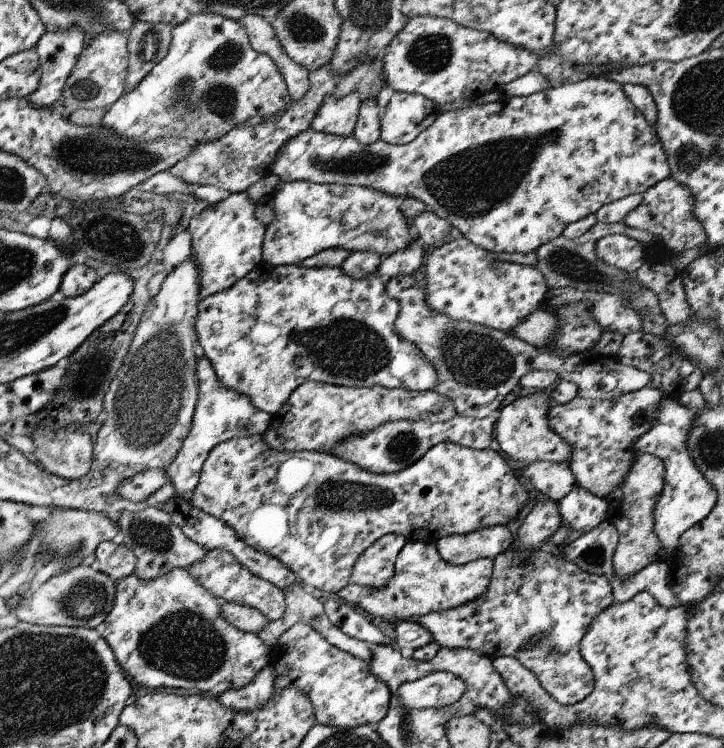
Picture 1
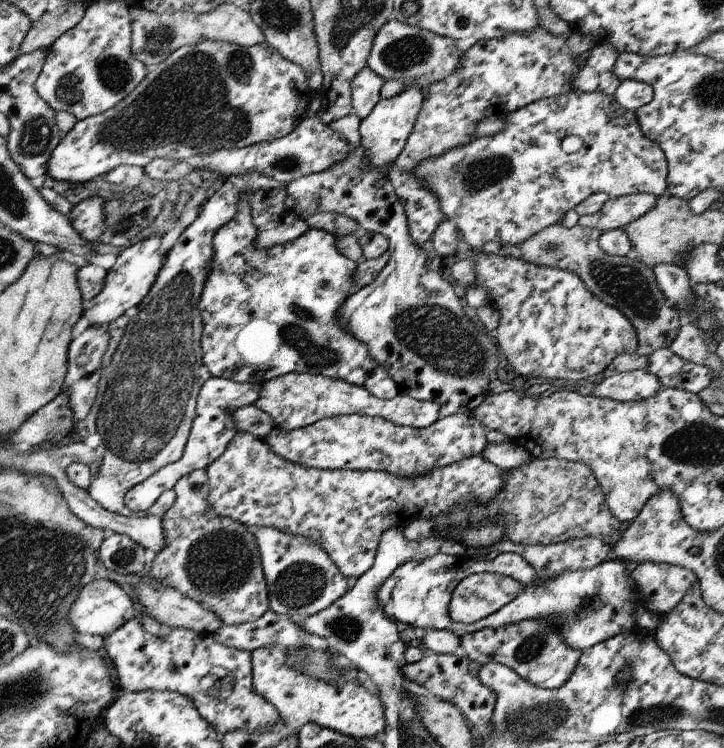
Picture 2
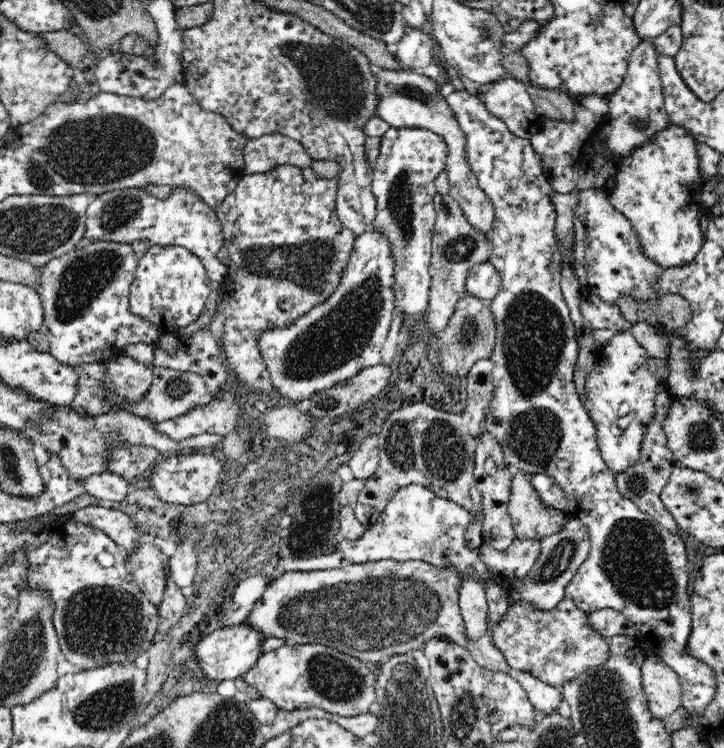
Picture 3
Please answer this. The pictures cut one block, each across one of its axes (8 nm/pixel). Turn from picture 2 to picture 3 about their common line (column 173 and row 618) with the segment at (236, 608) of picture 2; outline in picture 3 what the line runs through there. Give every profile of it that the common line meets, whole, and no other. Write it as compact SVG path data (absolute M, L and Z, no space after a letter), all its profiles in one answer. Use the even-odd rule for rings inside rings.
M566 596L549 609L534 607L530 601L520 599L509 603L498 622L486 617L485 623L492 632L494 647L500 650L508 667L530 673L544 684L559 688L578 680L578 676L588 670L603 666L610 659L610 639L590 625L588 616L589 613Z

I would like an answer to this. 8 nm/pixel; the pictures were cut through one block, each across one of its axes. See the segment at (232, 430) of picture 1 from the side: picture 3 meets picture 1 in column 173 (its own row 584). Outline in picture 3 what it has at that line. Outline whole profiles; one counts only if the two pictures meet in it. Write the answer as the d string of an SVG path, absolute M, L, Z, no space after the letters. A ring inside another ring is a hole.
M408 485L402 487L386 503L382 509L380 518L376 519L374 524L367 527L366 532L360 538L354 540L338 538L333 544L333 550L342 554L342 562L345 564L362 564L365 562L374 562L377 560L392 559L395 561L422 561L430 566L437 568L453 568L459 572L459 591L458 602L464 623L464 639L470 643L478 643L485 636L488 628L485 618L488 617L488 604L486 603L486 588L488 582L495 581L490 569L486 566L480 547L472 547L466 541L466 530L476 518L476 513L466 509L453 500L440 497L431 490L422 485Z

